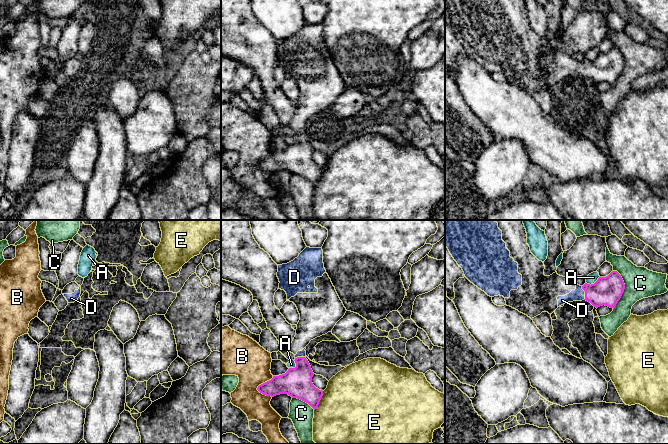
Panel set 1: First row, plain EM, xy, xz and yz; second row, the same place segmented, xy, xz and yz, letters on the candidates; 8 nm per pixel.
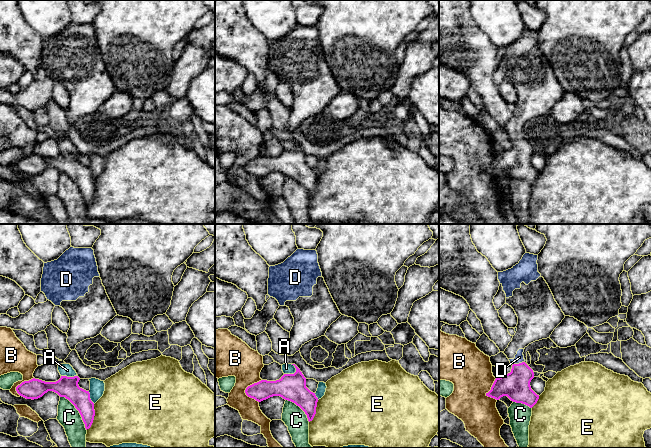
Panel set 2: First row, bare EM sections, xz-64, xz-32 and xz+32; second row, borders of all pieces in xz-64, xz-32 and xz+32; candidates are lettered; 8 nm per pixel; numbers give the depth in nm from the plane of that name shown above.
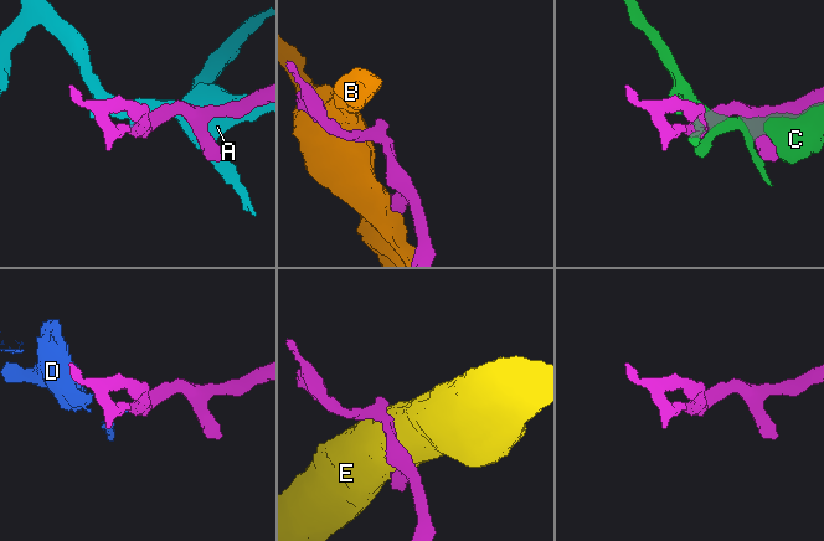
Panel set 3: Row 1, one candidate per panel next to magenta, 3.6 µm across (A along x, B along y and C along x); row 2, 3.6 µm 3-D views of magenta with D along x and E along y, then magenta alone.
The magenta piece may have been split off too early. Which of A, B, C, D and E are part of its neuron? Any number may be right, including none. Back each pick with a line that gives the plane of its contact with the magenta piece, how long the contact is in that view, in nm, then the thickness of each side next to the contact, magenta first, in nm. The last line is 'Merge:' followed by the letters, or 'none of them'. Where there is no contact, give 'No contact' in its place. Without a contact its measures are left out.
D: Touches magenta in yz. Shared border 110 nm. Thickness 220 nm (magenta) against 100 nm
Merge: D

